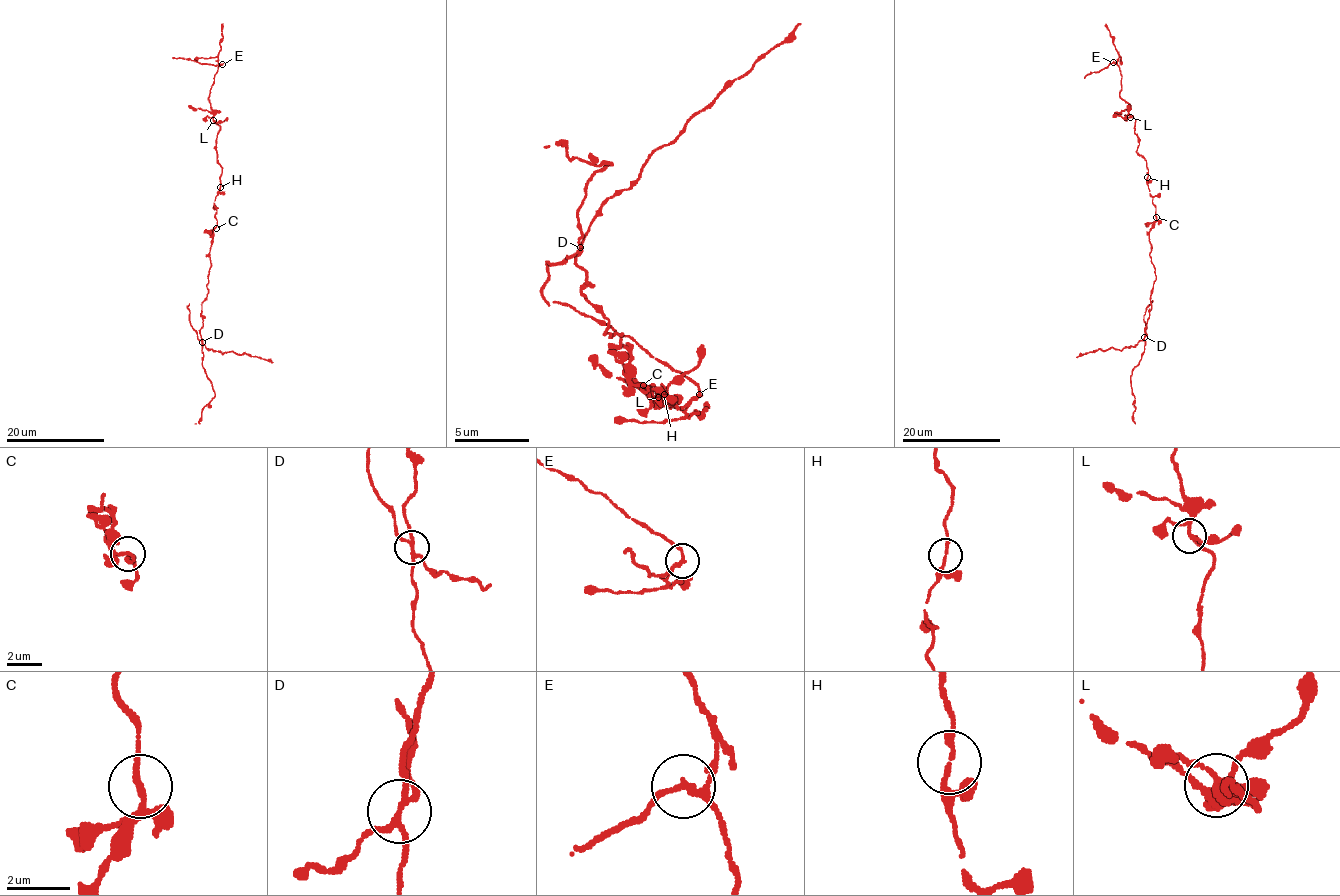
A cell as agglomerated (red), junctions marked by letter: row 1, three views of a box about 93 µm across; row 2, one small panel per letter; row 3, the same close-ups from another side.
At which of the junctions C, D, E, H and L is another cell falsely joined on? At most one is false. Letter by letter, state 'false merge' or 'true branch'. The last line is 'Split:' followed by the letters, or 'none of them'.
C: true branch
D: false merge
E: true branch
H: true branch
L: true branch
Split: D

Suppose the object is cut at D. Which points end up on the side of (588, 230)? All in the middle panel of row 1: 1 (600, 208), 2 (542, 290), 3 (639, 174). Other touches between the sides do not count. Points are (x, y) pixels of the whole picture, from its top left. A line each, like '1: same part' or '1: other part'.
1: same part
2: same part
3: same part

